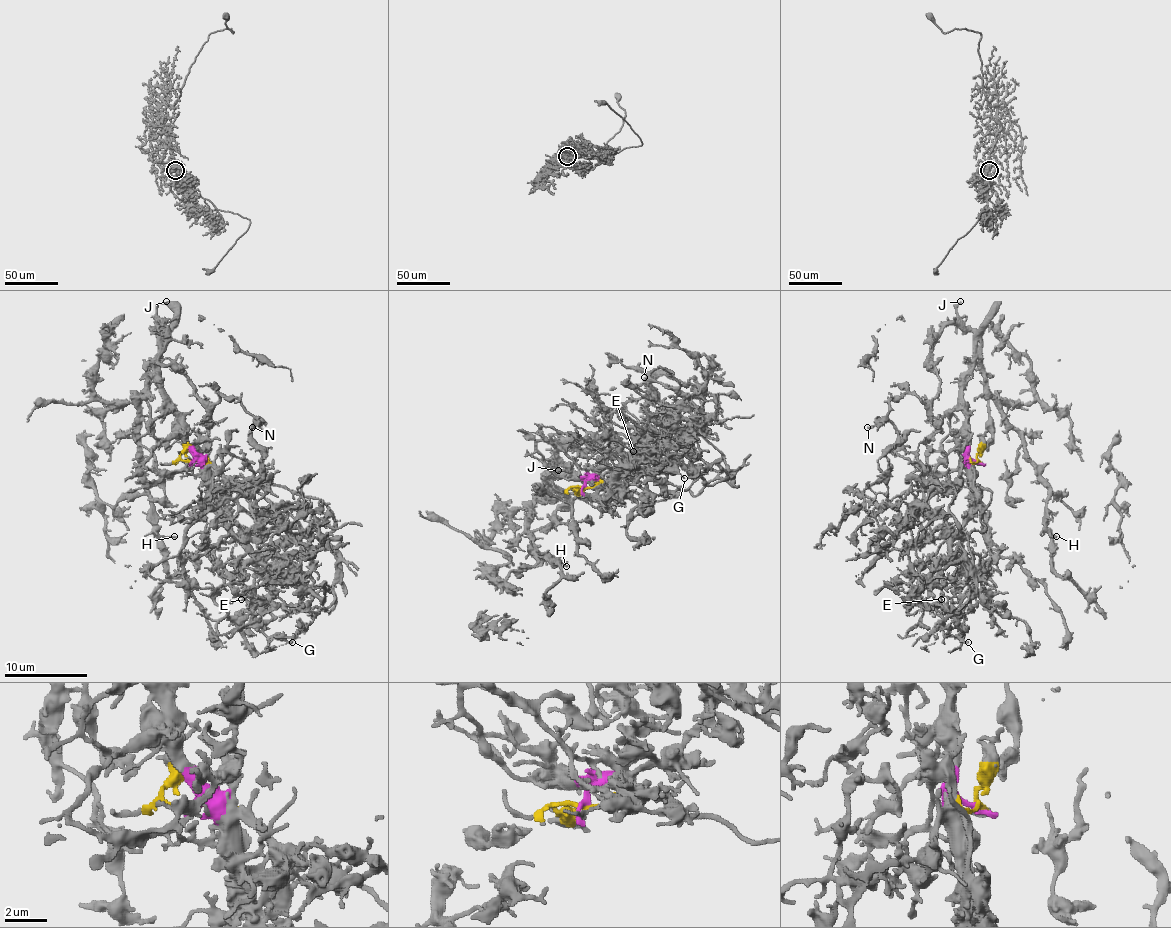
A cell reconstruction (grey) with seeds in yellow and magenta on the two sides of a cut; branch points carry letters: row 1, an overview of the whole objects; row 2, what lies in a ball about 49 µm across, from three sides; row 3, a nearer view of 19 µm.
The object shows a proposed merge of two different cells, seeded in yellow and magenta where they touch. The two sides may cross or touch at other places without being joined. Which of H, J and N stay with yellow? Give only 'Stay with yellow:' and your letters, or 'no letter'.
Stay with yellow: no letter

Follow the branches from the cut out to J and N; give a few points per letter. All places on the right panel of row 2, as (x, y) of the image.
J: (976, 461), (968, 455), (968, 416), (962, 397), (966, 372), (972, 366), (972, 331), (956, 310), (960, 302)
N: (976, 461), (962, 391), (972, 333), (954, 325), (925, 364), (939, 391), (927, 403), (896, 395), (867, 428)

